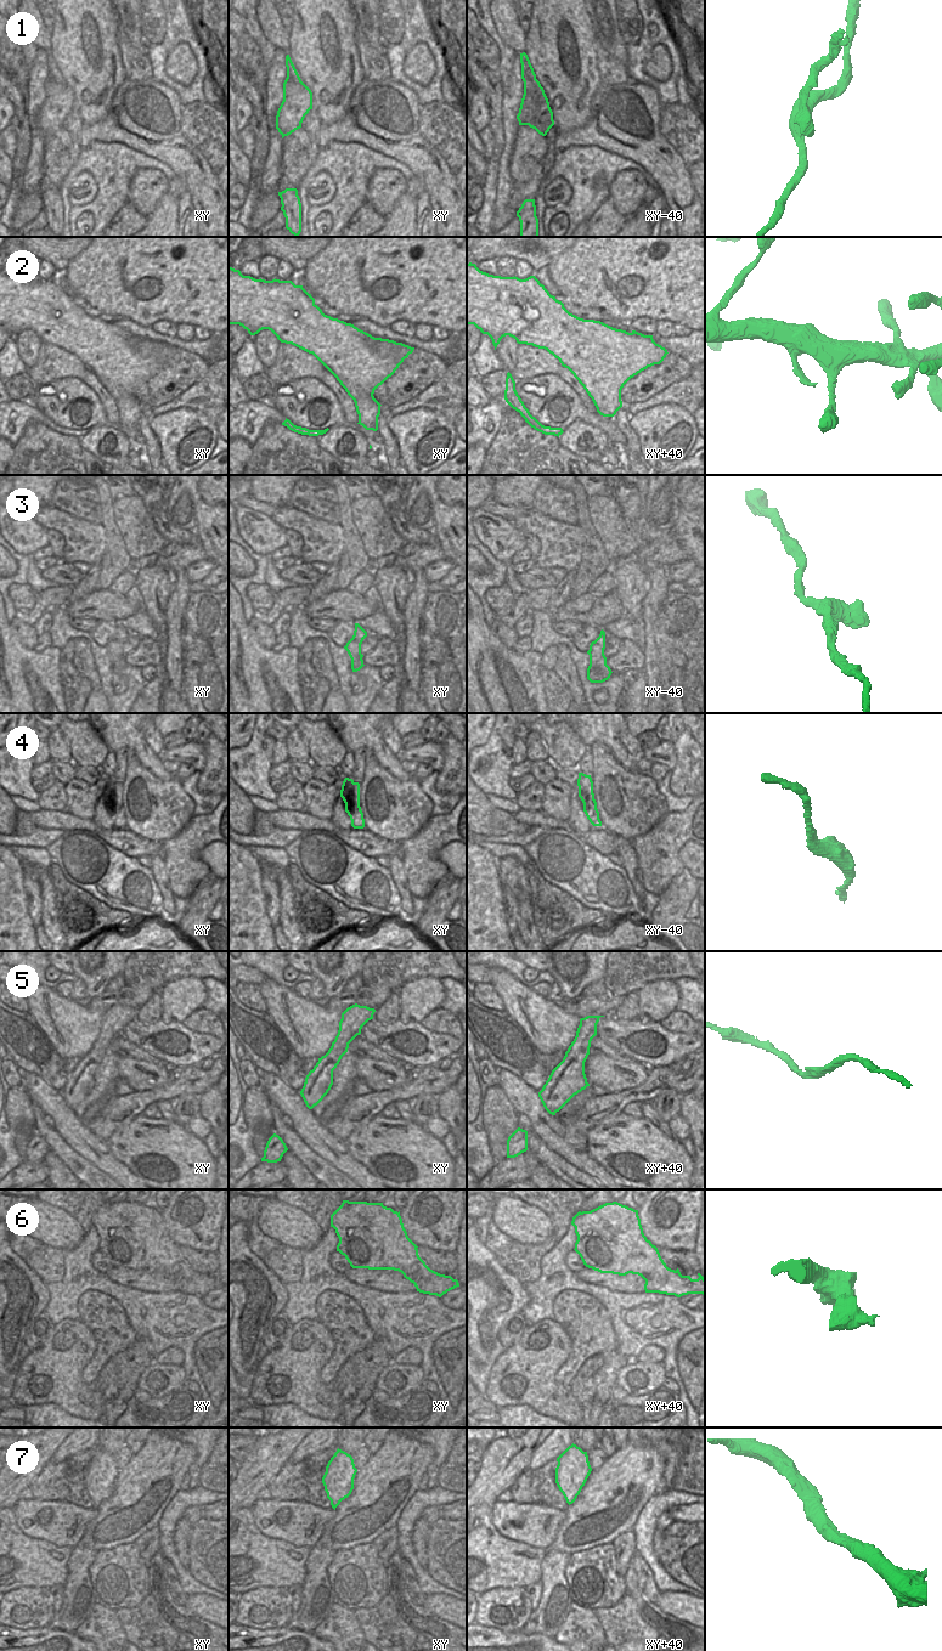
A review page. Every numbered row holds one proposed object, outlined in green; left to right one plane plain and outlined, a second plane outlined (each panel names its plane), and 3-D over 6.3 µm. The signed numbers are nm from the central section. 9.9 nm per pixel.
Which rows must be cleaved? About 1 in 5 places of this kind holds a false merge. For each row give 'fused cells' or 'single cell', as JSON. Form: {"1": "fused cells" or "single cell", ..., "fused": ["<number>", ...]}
{"1": "fused cells", "2": "single cell", "3": "single cell", "4": "single cell", "5": "single cell", "6": "single cell", "7": "single cell", "fused": ["1"]}

